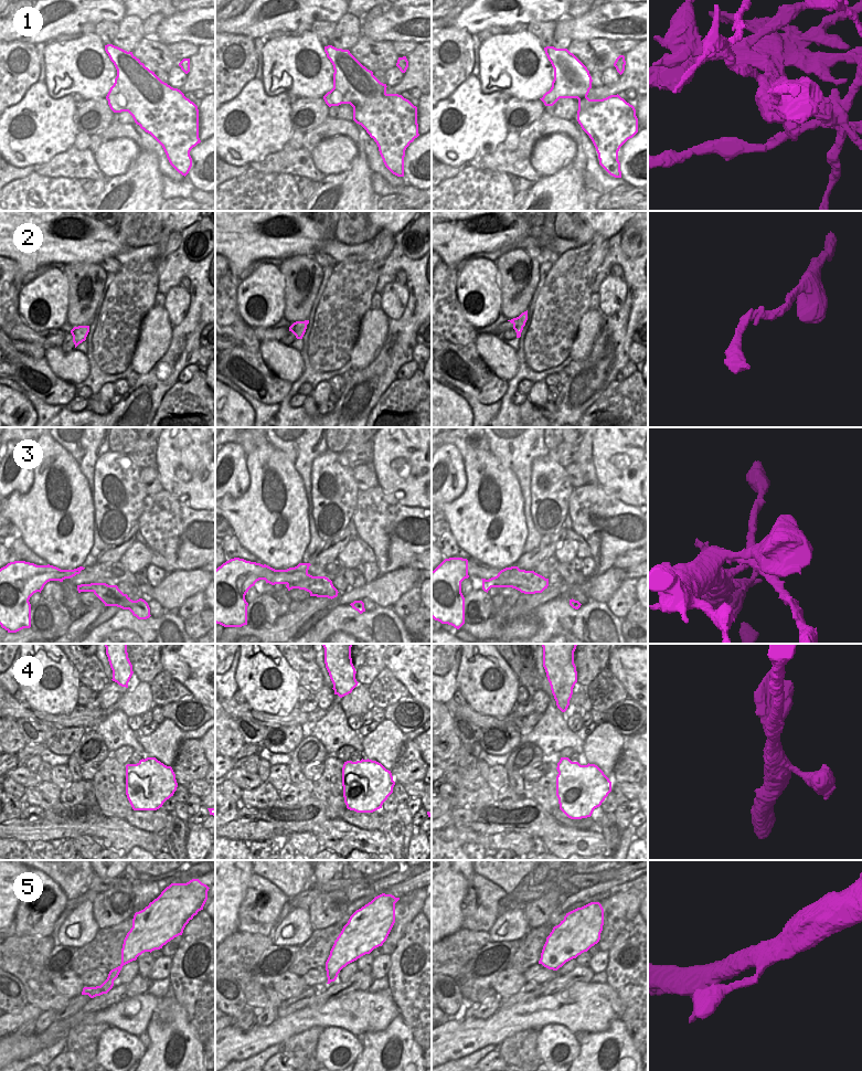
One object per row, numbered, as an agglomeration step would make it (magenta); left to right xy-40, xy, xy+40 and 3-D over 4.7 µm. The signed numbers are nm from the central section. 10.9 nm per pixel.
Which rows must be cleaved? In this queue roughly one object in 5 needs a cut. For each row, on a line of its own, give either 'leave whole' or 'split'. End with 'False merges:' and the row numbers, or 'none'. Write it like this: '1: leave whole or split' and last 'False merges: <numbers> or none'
1: split
2: split
3: split
4: leave whole
5: leave whole
False merges: 1, 2, 3

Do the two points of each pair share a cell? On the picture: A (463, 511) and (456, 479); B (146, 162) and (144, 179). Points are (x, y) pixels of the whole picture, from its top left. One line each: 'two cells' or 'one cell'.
A: two cells
B: one cell

